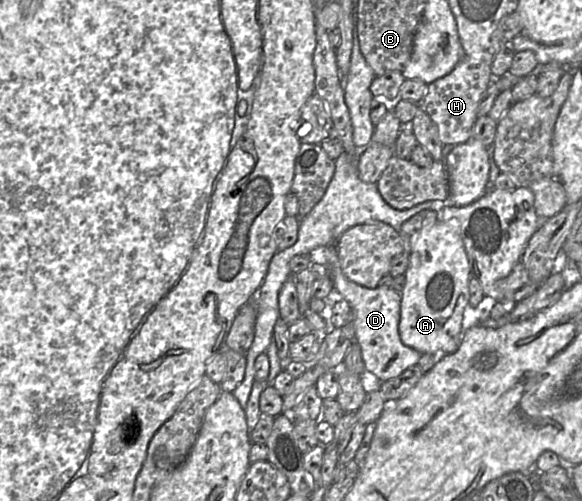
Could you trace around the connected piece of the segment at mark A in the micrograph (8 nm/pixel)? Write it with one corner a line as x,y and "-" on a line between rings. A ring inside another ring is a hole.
436,221
412,237
405,286
401,295
398,331
402,343
419,353
443,356
461,345
463,312
469,303
471,268
459,234
459,222

